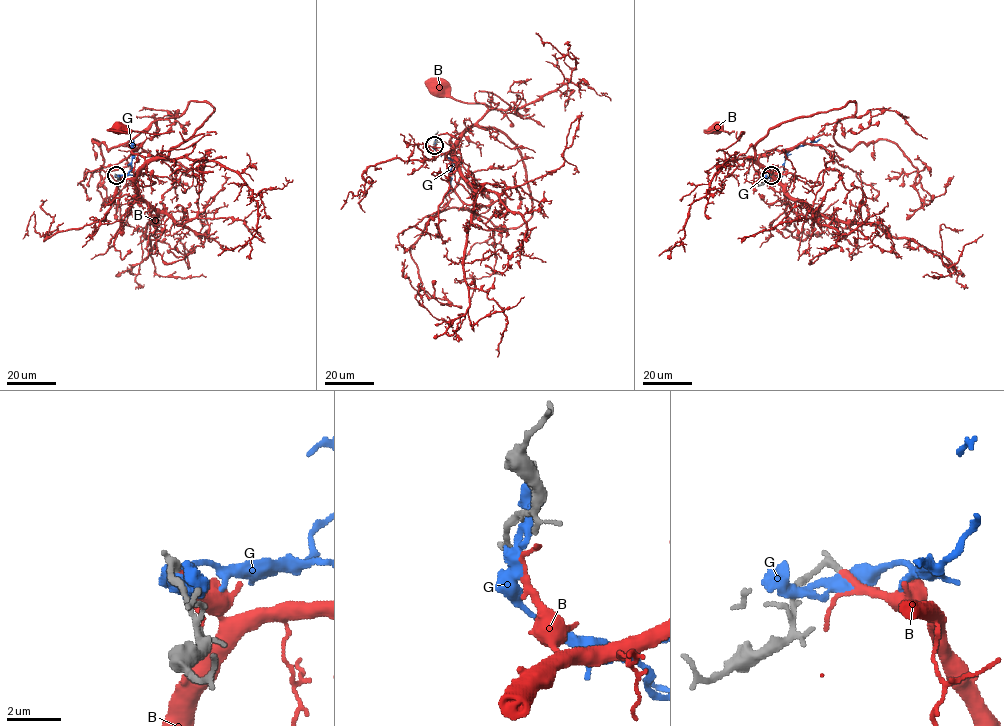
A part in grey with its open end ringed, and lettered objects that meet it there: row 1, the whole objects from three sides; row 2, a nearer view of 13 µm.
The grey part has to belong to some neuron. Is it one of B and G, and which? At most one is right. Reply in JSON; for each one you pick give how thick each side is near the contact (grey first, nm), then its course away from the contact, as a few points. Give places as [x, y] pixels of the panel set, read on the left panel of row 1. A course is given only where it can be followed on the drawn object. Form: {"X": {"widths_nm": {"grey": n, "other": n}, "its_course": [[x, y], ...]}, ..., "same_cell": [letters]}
{"B": {"widths_nm": {"grey": 320, "other": 180}, "its_course": [[116, 175], [131, 179], [151, 161], [170, 160], [157, 151], [185, 149], [204, 134], [119, 128]]}, "same_cell": ["B"]}

